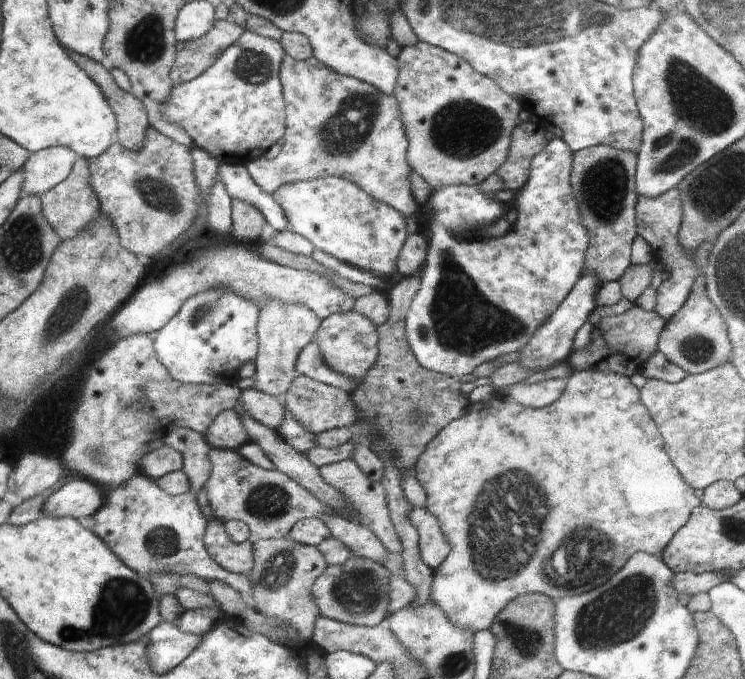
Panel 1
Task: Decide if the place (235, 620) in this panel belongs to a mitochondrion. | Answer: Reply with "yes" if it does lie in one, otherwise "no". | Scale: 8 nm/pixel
no

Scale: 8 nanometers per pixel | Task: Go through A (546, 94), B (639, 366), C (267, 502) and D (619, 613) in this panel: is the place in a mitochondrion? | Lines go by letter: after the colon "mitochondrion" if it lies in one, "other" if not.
A: other
B: other
C: mitochondrion
D: mitochondrion

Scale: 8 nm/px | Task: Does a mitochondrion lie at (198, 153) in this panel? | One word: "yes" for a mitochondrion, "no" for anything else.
no

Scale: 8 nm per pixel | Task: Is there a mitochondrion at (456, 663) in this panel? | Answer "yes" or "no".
yes

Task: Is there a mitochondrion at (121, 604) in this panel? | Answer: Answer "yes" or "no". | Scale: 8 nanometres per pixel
yes

